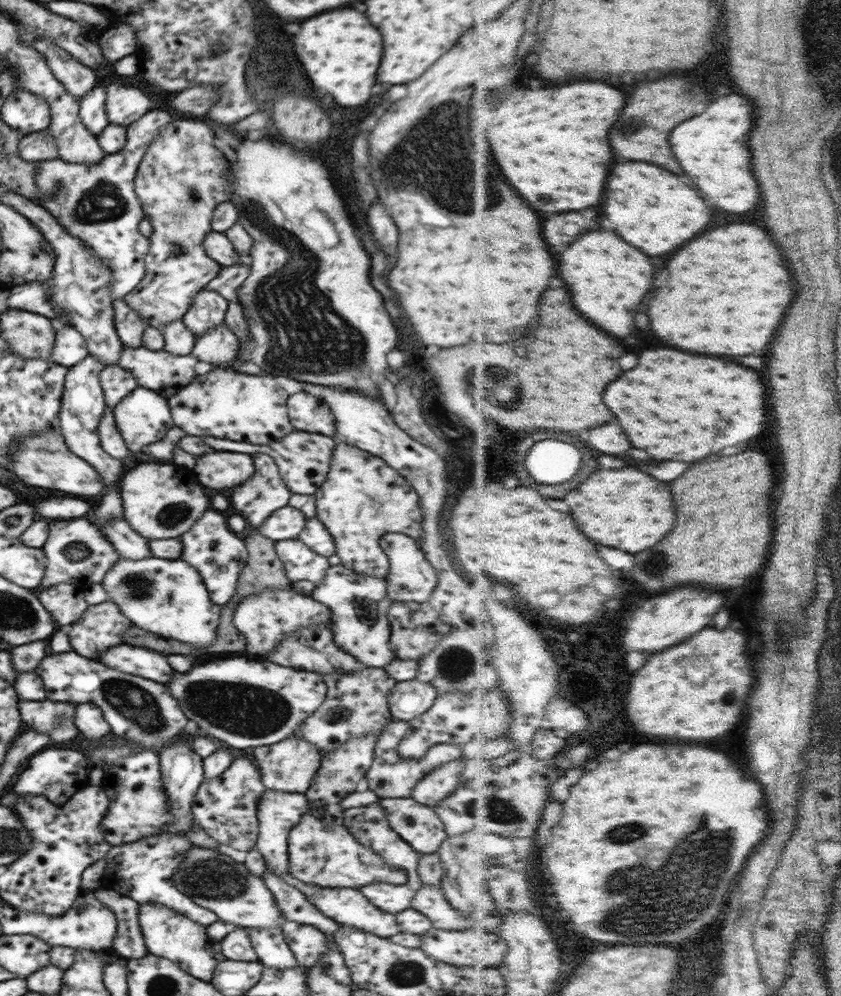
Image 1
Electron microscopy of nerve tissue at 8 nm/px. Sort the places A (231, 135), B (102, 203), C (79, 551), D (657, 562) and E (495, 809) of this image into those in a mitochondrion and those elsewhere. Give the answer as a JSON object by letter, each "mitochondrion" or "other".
{"A":"other","B":"mitochondrion","C":"mitochondrion","D":"mitochondrion","E":"mitochondrion"}

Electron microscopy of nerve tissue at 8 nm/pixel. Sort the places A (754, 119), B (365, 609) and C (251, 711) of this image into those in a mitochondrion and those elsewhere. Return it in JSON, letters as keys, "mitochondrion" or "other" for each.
{"A":"other","B":"mitochondrion","C":"mitochondrion"}

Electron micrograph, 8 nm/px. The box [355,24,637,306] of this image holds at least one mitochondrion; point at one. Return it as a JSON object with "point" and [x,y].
{"point":[437,141]}

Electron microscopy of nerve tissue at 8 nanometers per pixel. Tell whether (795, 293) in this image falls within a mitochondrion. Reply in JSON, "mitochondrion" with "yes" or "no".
{"mitochondrion":"no"}

